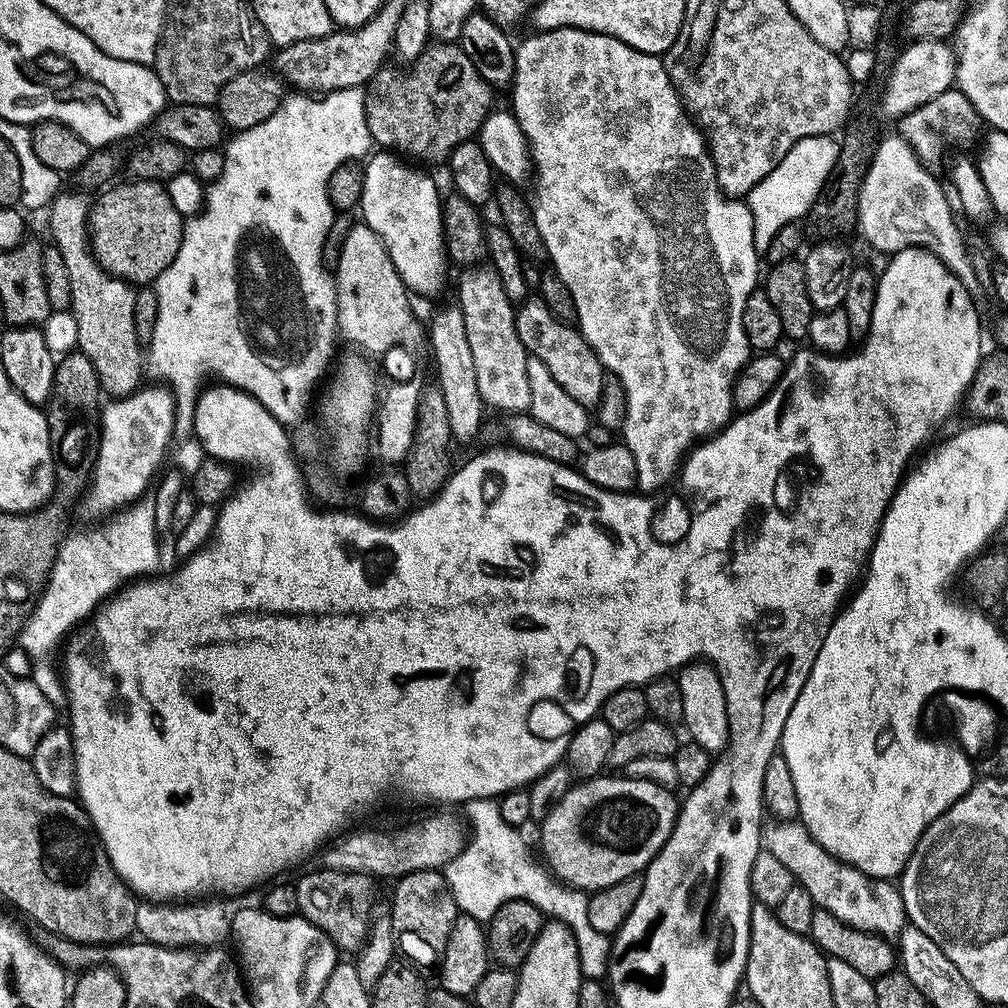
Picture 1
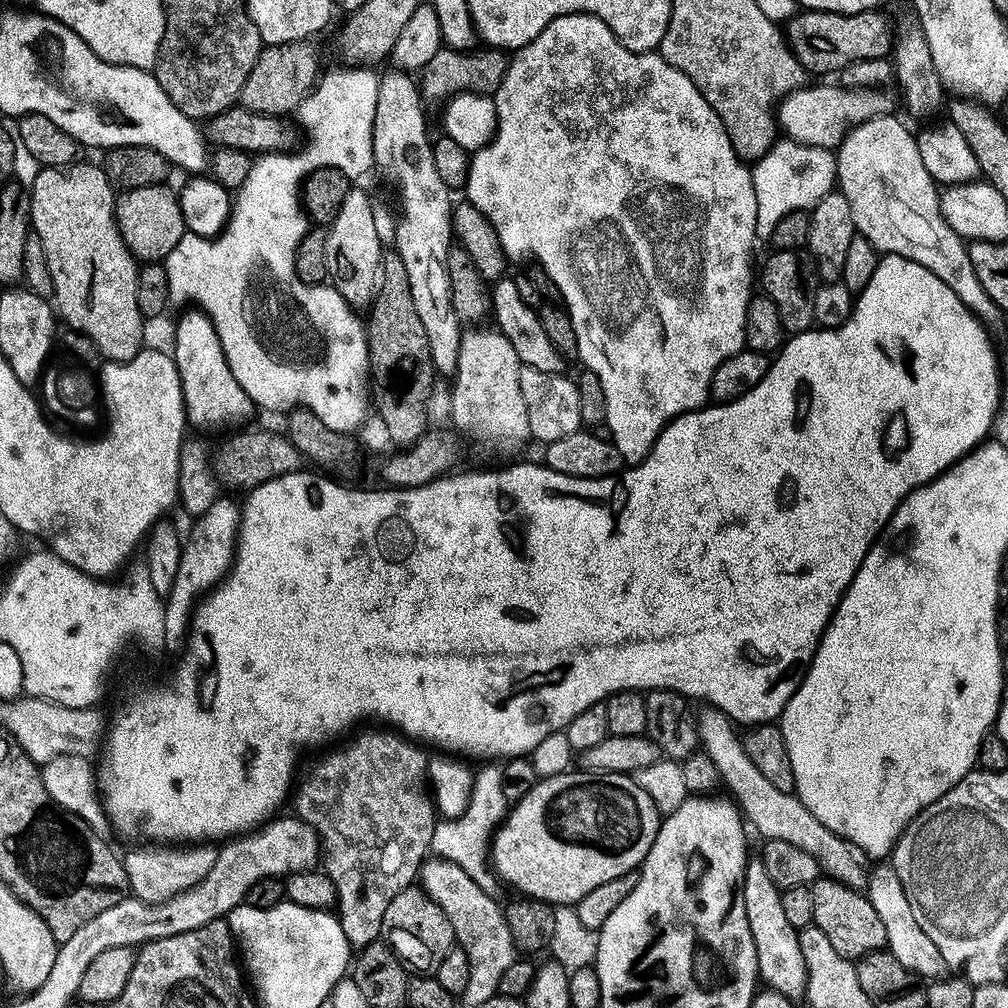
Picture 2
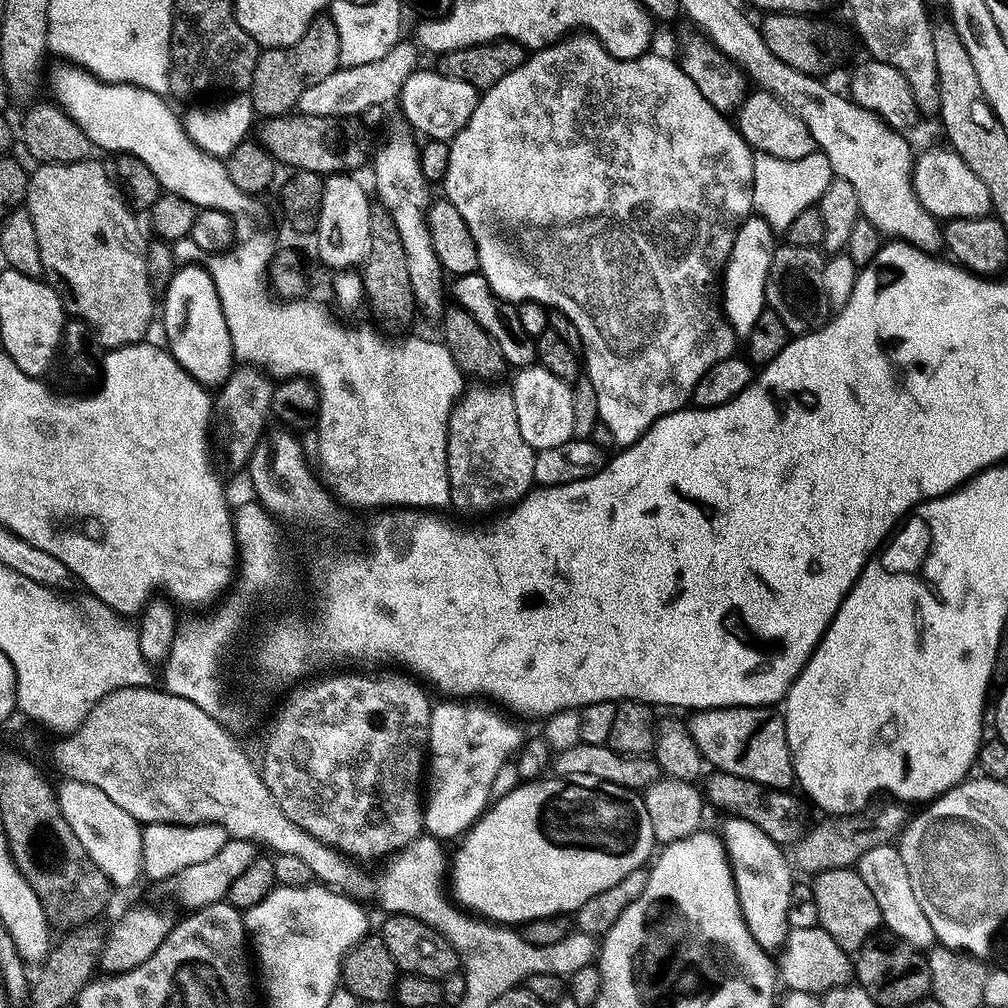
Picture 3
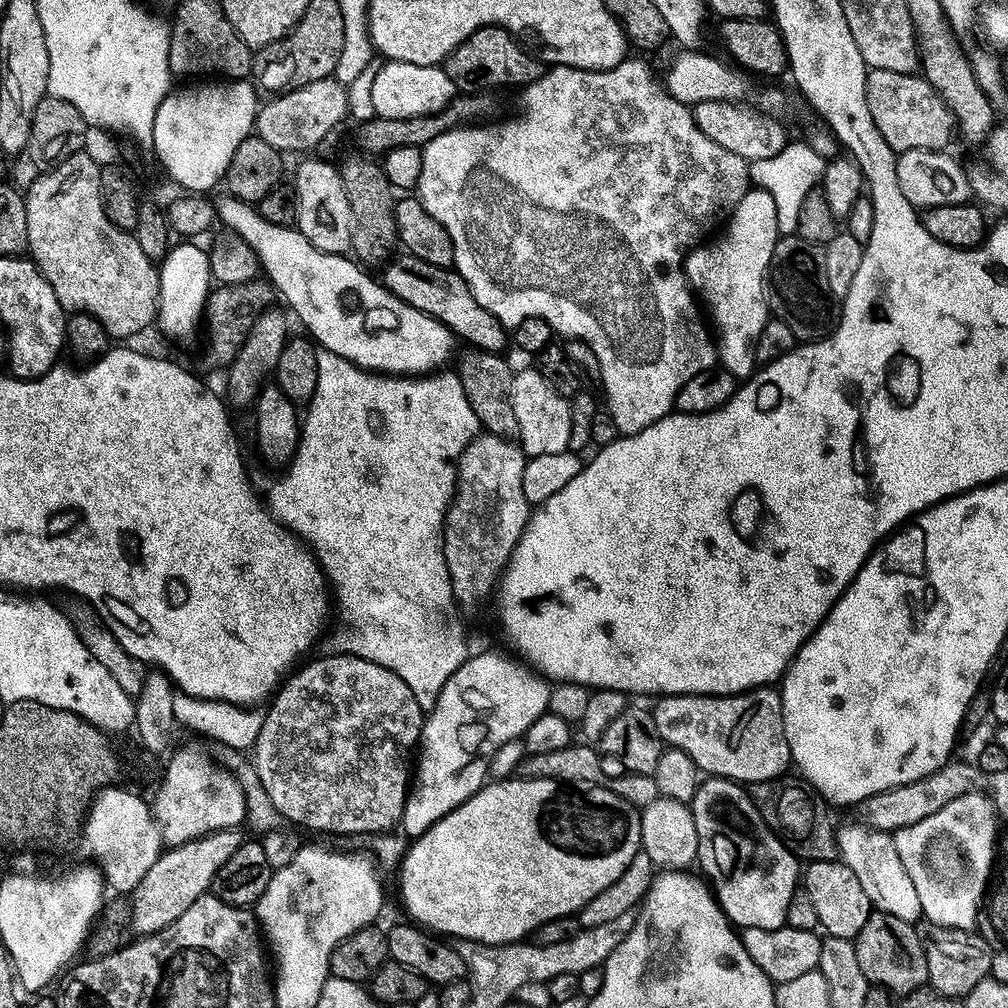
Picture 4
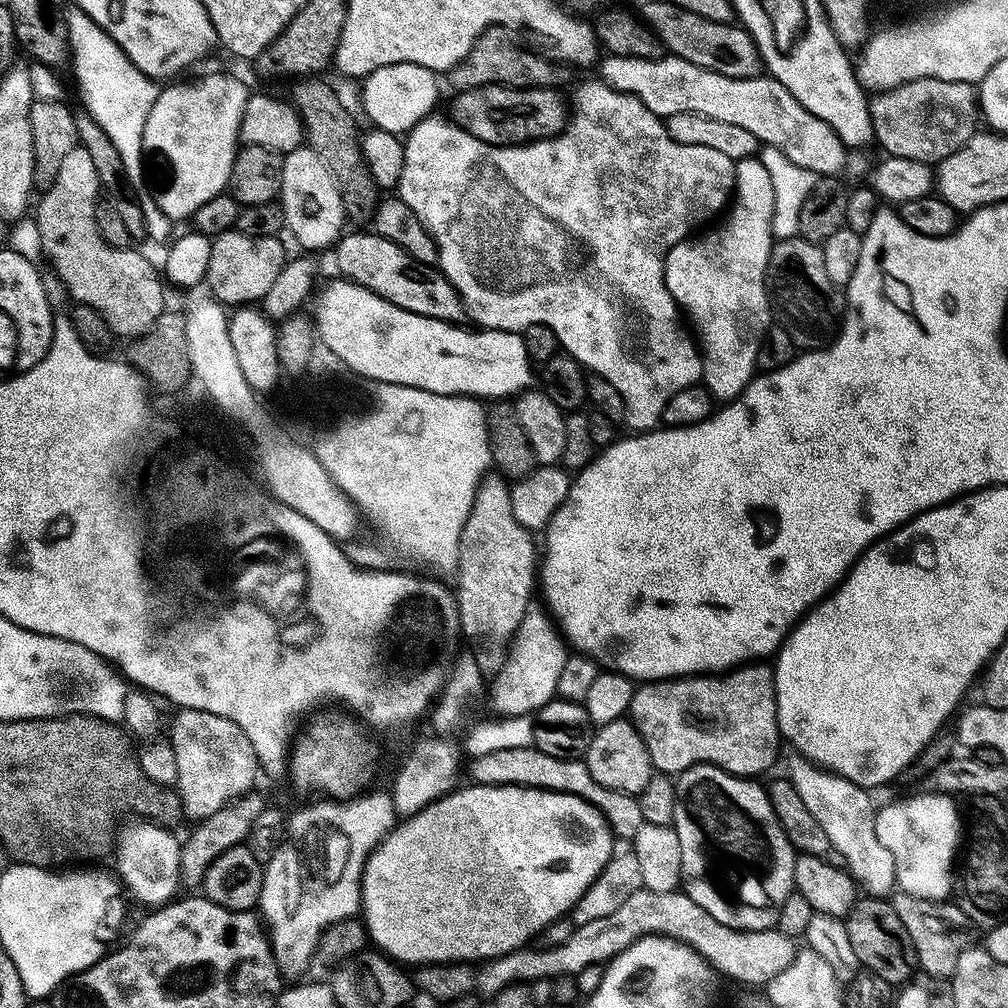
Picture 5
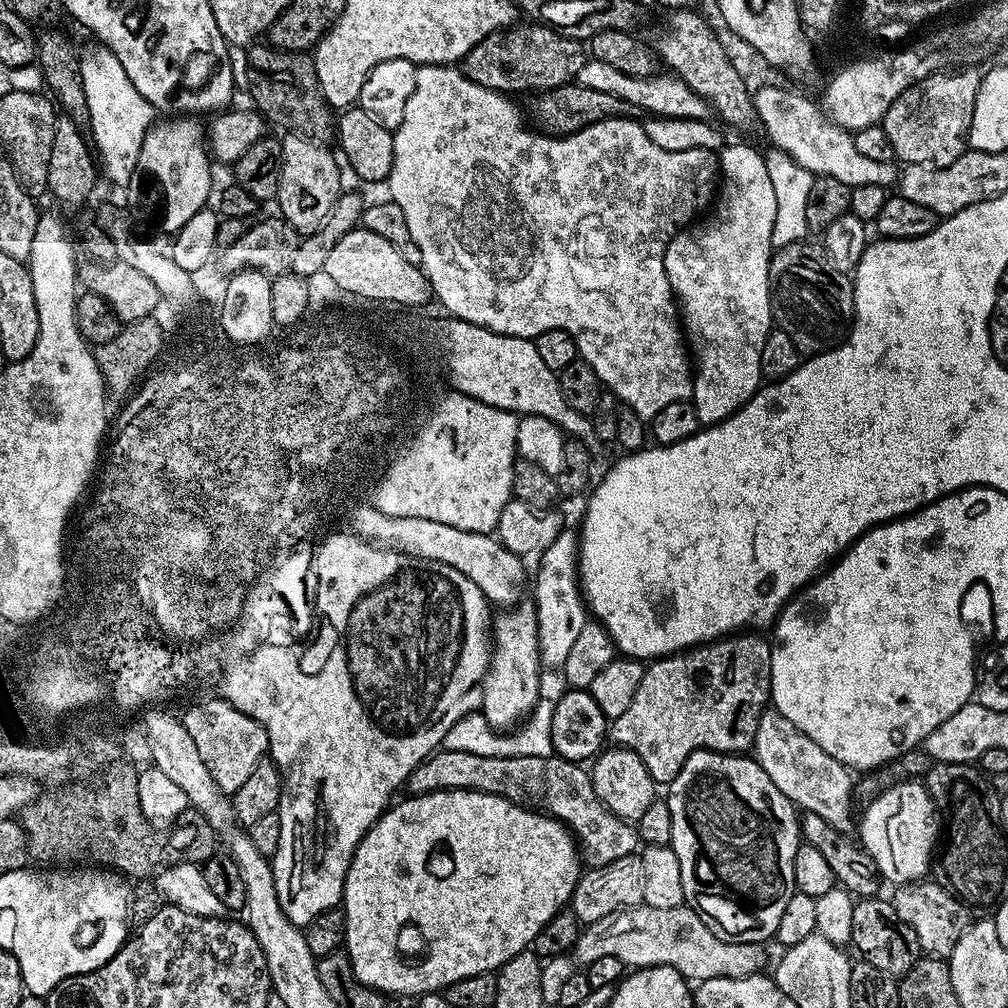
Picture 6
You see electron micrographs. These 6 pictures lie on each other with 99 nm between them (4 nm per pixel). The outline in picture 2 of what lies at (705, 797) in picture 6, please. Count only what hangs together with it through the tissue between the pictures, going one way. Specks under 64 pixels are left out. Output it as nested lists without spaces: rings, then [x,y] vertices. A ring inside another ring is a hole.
[[[752,858],[748,861],[748,868],[744,871],[744,889],[742,898],[746,906],[746,922],[750,922],[750,934],[754,938],[756,957],[758,958],[758,970],[760,980],[763,981],[771,991],[782,994],[787,1000],[796,1002],[804,996],[806,990],[806,958],[802,958],[802,946],[800,945],[800,933],[790,926],[786,918],[786,910],[782,907],[782,888],[777,884],[775,878],[768,873],[768,869],[760,858]]]

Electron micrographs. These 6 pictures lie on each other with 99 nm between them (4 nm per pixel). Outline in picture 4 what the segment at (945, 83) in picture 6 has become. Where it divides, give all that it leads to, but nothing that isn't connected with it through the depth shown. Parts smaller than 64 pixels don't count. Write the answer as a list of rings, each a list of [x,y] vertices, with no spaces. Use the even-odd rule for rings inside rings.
[[[871,69],[867,76],[866,96],[874,124],[898,154],[912,149],[943,151],[949,147],[952,134],[954,138],[955,118],[937,91],[921,75]]]

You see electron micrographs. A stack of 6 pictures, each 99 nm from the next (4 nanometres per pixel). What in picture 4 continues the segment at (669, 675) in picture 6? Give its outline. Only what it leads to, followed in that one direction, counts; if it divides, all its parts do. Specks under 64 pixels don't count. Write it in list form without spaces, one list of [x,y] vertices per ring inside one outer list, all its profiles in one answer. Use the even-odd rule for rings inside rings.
[[[765,686],[763,688],[754,688],[747,692],[739,692],[736,696],[662,696],[655,701],[656,709],[651,709],[652,727],[657,736],[669,749],[677,748],[684,751],[686,755],[693,759],[696,767],[701,773],[707,774],[712,778],[723,778],[734,780],[744,786],[762,784],[765,782],[779,781],[779,776],[783,774],[792,764],[792,751],[786,742],[786,730],[784,729],[784,715],[782,714],[782,702],[780,701],[779,691],[775,687]]]

